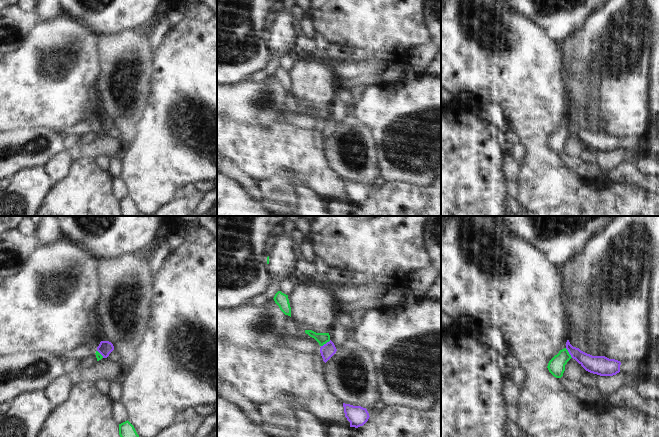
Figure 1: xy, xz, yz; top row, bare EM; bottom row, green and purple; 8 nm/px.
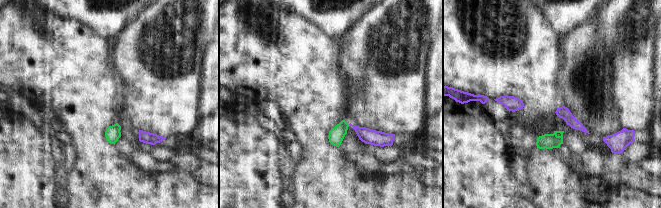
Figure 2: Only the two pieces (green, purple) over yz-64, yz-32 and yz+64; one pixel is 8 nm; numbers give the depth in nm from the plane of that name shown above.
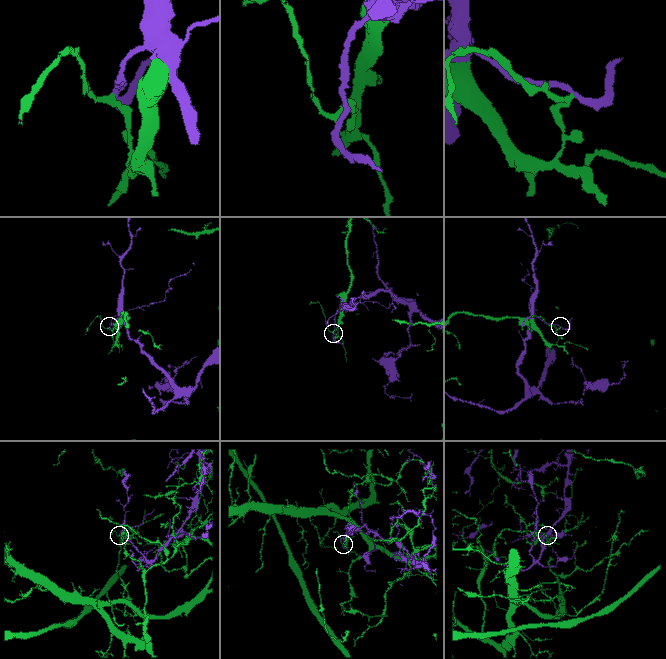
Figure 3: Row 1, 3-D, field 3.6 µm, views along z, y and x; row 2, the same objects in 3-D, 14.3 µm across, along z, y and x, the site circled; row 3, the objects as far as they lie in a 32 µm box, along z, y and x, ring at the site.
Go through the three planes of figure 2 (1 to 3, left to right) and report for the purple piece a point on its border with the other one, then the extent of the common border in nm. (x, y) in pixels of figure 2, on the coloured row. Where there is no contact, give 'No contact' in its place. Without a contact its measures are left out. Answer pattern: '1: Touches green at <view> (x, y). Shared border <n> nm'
1: No contact
2: No contact
3: No contact

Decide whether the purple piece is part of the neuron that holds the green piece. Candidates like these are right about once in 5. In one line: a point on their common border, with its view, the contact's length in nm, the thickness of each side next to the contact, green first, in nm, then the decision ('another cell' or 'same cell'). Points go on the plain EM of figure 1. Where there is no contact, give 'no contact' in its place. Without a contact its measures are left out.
contact yz (568, 129); length 100 nm; calibres 140 and 140 nm; another cell

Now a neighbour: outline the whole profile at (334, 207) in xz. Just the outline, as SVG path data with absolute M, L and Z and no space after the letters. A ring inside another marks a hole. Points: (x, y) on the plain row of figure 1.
M330 198L326 202L326 208L329 214L332 216L351 216L352 207L350 202L343 202Z

